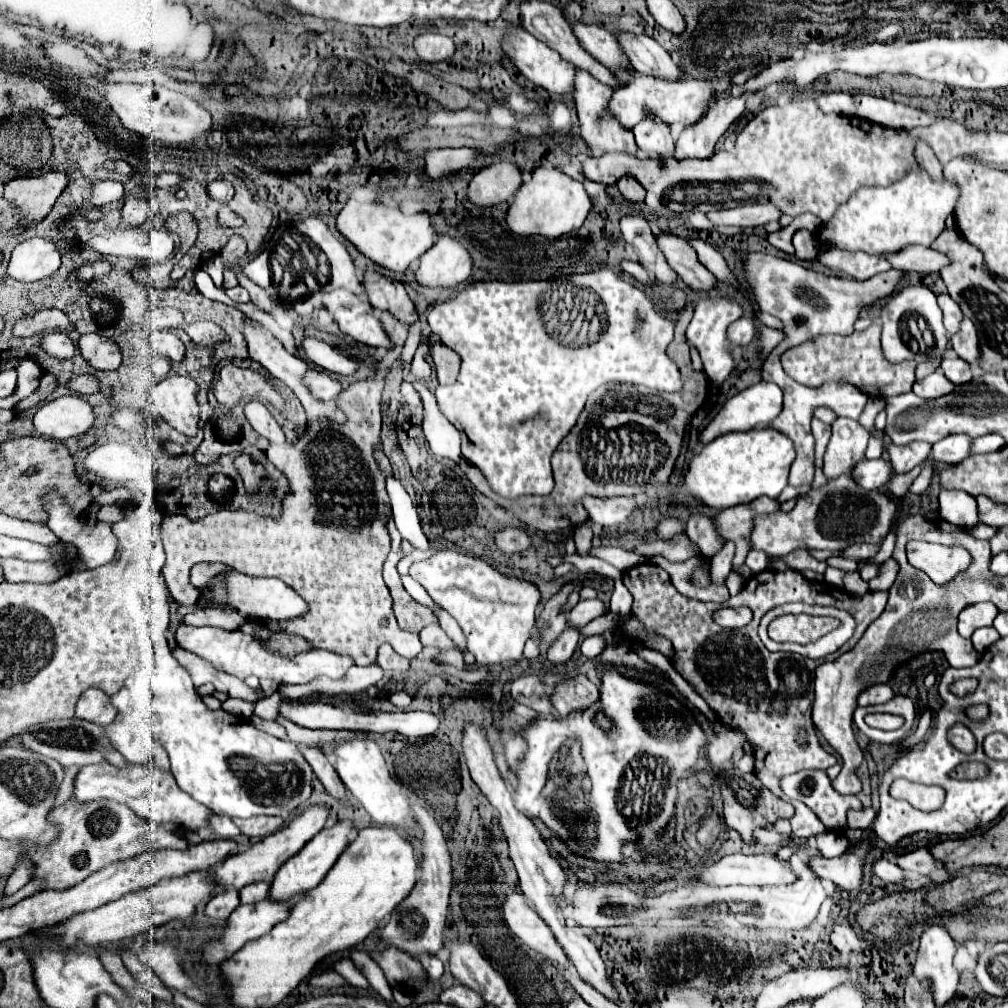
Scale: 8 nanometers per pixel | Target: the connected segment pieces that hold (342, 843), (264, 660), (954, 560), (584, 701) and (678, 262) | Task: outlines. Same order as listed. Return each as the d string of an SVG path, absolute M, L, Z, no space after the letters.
M338 821L330 829L326 827L316 837L312 837L312 841L308 845L304 845L304 849L296 857L292 857L292 861L286 861L284 867L278 869L278 873L274 875L274 881L272 881L270 897L272 899L294 899L296 895L316 887L324 879L324 875L332 869L336 859L346 851L346 847L350 843L348 835L352 829L354 829L352 821Z
M182 623L176 631L176 641L182 649L206 659L216 669L230 673L238 679L246 679L250 675L258 679L274 679L278 683L310 683L318 677L330 677L330 679L344 679L346 671L354 665L352 657L336 655L320 649L304 651L294 657L282 657L276 655L266 647L266 641L256 639L252 635L246 635L242 631L224 631L218 627L192 627Z
M910 541L906 551L910 565L924 571L938 585L946 585L972 563L971 557L965 557L965 549L957 546Z
M576 675L572 679L564 679L554 687L550 703L562 717L566 717L576 709L592 705L592 701L596 701L596 695L598 695L596 685L586 675Z
M658 233L654 239L660 251L664 253L666 263L684 279L684 283L690 289L700 293L712 291L716 277L704 265L700 265L696 251L688 245L686 239L670 235L670 233Z

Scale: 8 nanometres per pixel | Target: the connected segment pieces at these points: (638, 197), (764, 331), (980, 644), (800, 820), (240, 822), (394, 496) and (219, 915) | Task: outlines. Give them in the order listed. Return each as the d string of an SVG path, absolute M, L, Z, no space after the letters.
M624 175L618 180L618 188L628 201L644 201L646 191L640 187L640 183L632 175Z
M762 325L758 337L760 337L760 345L762 345L762 349L764 349L764 353L762 353L762 357L764 357L764 355L768 355L768 353L784 339L784 333L782 333L782 331L768 329L766 325Z
M993 626L978 628L971 636L972 645L978 653L984 653L998 639L1000 635Z
M790 801L790 803L796 809L796 815L790 819L796 837L810 839L810 837L828 833L828 829L822 825L822 821L816 817L816 813L812 813L804 803L798 803L798 801Z
M248 817L248 819L232 819L234 825L242 831L242 835L246 837L266 837L272 835L274 831L278 831L284 821L282 817Z
M376 449L374 457L376 457L380 469L384 471L384 475L388 477L386 479L386 489L388 489L388 495L390 495L390 501L392 501L394 523L396 523L396 529L398 529L402 541L408 541L418 551L428 551L430 545L428 545L426 535L422 533L420 519L418 519L418 513L412 505L410 495L406 493L402 483L394 476L392 465L382 449Z
M226 889L224 893L218 893L214 895L206 907L204 907L204 913L208 917L216 917L216 919L228 919L230 913L240 905L240 897L238 897L238 891L236 889Z

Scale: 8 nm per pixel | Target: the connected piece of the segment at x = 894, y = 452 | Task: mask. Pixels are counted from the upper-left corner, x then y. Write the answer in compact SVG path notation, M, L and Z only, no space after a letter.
M912 441L908 445L890 445L890 463L896 469L896 473L906 473L916 465L922 465L928 459L930 449L932 445L924 441Z

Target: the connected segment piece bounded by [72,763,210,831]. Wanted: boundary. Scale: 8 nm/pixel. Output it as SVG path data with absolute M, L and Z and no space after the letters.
M110 763L104 765L88 765L82 767L74 779L72 799L78 803L92 803L100 799L110 799L128 805L136 815L144 817L150 823L180 823L192 831L208 829L210 811L196 803L188 793L180 791L172 773L162 773L154 763L150 765L128 765L126 769L118 769Z

